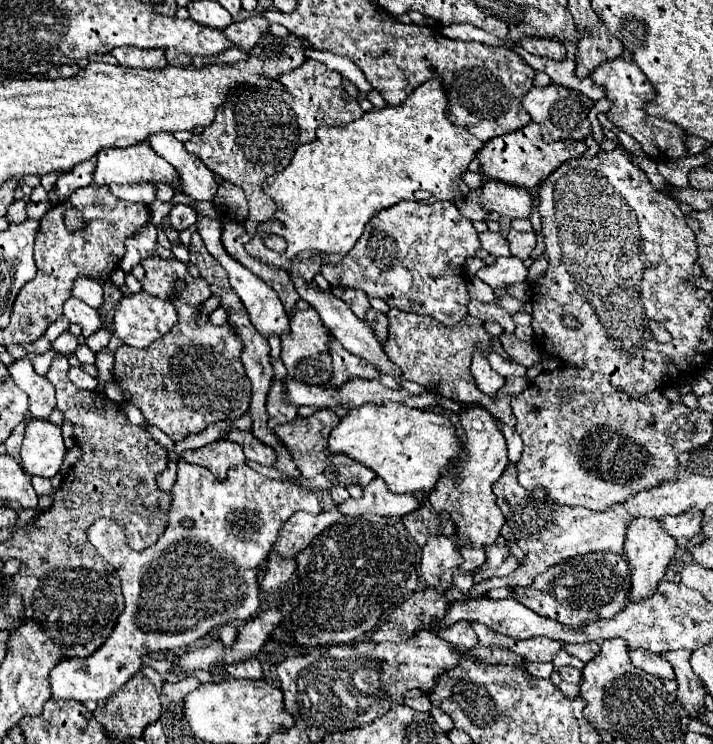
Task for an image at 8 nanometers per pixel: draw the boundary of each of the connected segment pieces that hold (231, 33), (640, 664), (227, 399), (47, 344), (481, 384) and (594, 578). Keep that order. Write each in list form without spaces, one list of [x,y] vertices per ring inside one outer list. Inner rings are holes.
[[[259,14],[257,16],[249,16],[247,20],[241,22],[233,22],[231,26],[227,26],[223,30],[223,36],[237,48],[241,48],[243,52],[249,52],[259,38],[269,30],[269,22],[263,20]]]
[[[635,648],[635,650],[629,650],[629,658],[631,658],[631,662],[637,666],[637,668],[641,668],[641,670],[645,670],[645,672],[649,672],[649,674],[653,674],[653,676],[659,676],[659,678],[675,678],[675,672],[673,672],[673,668],[671,668],[671,664],[667,662],[667,660],[663,660],[659,654],[653,654],[653,652],[647,652],[647,650],[643,650],[643,648]]]
[[[157,254],[151,256],[151,260],[143,260],[143,268],[145,268],[145,278],[143,278],[143,290],[167,300],[169,292],[173,288],[173,282],[177,278],[183,278],[187,282],[187,290],[183,290],[173,302],[177,302],[177,310],[179,310],[179,324],[173,326],[173,330],[169,334],[165,334],[163,338],[155,340],[149,348],[129,348],[129,346],[121,346],[115,352],[115,370],[113,370],[113,378],[115,382],[121,386],[125,402],[133,404],[135,408],[141,410],[141,414],[145,416],[147,424],[157,426],[159,430],[163,430],[173,442],[183,440],[187,434],[191,432],[201,432],[203,428],[207,428],[213,422],[219,420],[235,420],[241,418],[243,414],[247,414],[249,404],[251,404],[251,382],[243,370],[241,364],[241,350],[243,344],[241,340],[233,334],[229,324],[223,326],[211,326],[207,316],[197,318],[195,306],[191,306],[189,302],[203,302],[209,298],[209,288],[207,284],[199,278],[193,280],[187,272],[187,266],[179,260],[161,260]]]
[[[42,336],[31,344],[21,344],[21,346],[27,350],[28,354],[35,355],[43,354],[52,347],[51,342],[45,336]]]
[[[475,352],[473,364],[471,364],[471,372],[475,372],[475,382],[477,388],[481,388],[485,394],[495,396],[497,390],[505,384],[505,378],[499,376],[487,362],[487,358],[481,352]]]
[[[591,552],[551,566],[547,572],[539,574],[531,586],[515,588],[515,592],[517,600],[537,614],[579,628],[597,618],[611,618],[625,606],[627,588],[631,586],[627,584],[627,576],[629,566],[623,556],[613,552]]]

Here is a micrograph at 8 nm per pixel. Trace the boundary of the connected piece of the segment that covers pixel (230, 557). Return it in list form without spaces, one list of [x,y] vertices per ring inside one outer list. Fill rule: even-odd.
[[[179,460],[179,462],[177,462],[177,482],[175,482],[175,486],[173,486],[173,504],[171,504],[171,508],[169,508],[169,512],[167,512],[169,522],[167,522],[165,532],[159,536],[159,540],[157,540],[153,546],[149,546],[149,548],[145,548],[145,550],[141,550],[141,552],[131,550],[131,548],[123,542],[123,528],[119,528],[117,524],[113,524],[109,518],[99,518],[99,520],[89,528],[89,540],[91,540],[91,544],[99,550],[99,554],[101,554],[101,556],[115,568],[115,572],[119,574],[119,578],[121,578],[121,590],[123,590],[123,596],[125,596],[125,608],[123,608],[123,612],[119,614],[117,624],[115,624],[111,636],[105,640],[105,644],[103,644],[101,648],[97,648],[97,650],[95,650],[91,656],[87,656],[87,658],[69,658],[69,660],[61,660],[61,662],[51,670],[51,674],[49,674],[51,698],[53,698],[53,700],[77,700],[77,702],[87,702],[87,700],[95,700],[95,702],[97,702],[97,700],[103,700],[103,698],[111,696],[117,688],[121,688],[127,680],[131,680],[131,678],[141,670],[141,656],[143,656],[143,654],[147,654],[147,652],[175,652],[175,650],[181,650],[181,648],[185,648],[185,646],[189,646],[189,644],[195,644],[199,638],[207,636],[207,634],[211,632],[211,628],[215,628],[215,626],[227,624],[229,620],[241,620],[241,622],[245,622],[245,620],[253,618],[253,616],[257,614],[257,608],[259,608],[259,586],[257,586],[255,570],[257,570],[259,564],[267,558],[267,552],[269,552],[271,544],[275,542],[275,536],[277,536],[277,532],[279,532],[279,526],[281,526],[285,520],[289,520],[289,516],[291,516],[293,512],[297,512],[297,510],[311,512],[311,514],[321,514],[321,512],[323,512],[323,508],[319,506],[319,500],[317,500],[315,492],[311,492],[311,490],[307,490],[307,488],[303,488],[303,486],[291,484],[291,482],[271,480],[271,478],[267,478],[267,476],[255,472],[255,470],[249,468],[247,464],[231,466],[231,468],[227,470],[227,476],[225,476],[223,480],[219,480],[219,478],[215,478],[215,476],[211,474],[211,470],[207,470],[205,466],[189,464],[189,462],[185,462],[185,460]],[[183,518],[191,518],[191,520],[195,522],[195,526],[193,526],[193,528],[183,528],[183,526],[181,526],[181,520],[183,520]]]

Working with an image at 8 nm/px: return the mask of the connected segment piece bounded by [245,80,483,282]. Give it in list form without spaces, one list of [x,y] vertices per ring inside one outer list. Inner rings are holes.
[[[427,80],[425,84],[415,88],[401,106],[385,106],[381,110],[369,110],[363,114],[363,118],[347,124],[345,128],[331,126],[319,128],[315,142],[303,144],[283,172],[273,174],[263,182],[261,188],[275,202],[277,210],[273,218],[261,222],[251,240],[245,242],[247,254],[267,266],[283,268],[287,274],[291,276],[297,274],[303,280],[311,282],[325,262],[339,262],[353,248],[353,244],[363,232],[363,226],[373,218],[373,214],[401,200],[413,200],[415,190],[431,192],[431,200],[435,202],[441,200],[453,202],[465,198],[469,194],[469,188],[461,180],[461,172],[469,166],[469,162],[483,146],[483,142],[471,136],[465,128],[453,126],[447,120],[445,110],[447,98],[445,92],[441,90],[439,80]],[[265,232],[285,238],[287,250],[283,254],[267,250],[261,242],[261,236]],[[301,250],[313,250],[315,254],[311,258],[293,264],[295,254]]]

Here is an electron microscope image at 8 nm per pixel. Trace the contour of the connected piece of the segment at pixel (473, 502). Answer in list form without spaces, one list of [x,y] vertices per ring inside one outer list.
[[[465,406],[465,410],[461,412],[461,426],[465,428],[467,456],[463,460],[455,460],[457,468],[455,468],[453,476],[459,478],[459,484],[455,484],[455,488],[459,488],[459,492],[451,492],[453,476],[443,476],[443,484],[439,484],[439,488],[435,488],[435,492],[429,494],[429,502],[439,514],[445,510],[451,516],[451,520],[455,522],[457,538],[459,538],[459,542],[455,546],[457,550],[485,548],[499,538],[501,528],[505,524],[505,516],[501,514],[499,506],[495,504],[495,494],[493,494],[491,486],[505,472],[507,446],[505,446],[503,434],[499,432],[499,428],[495,424],[495,418],[485,408]]]

